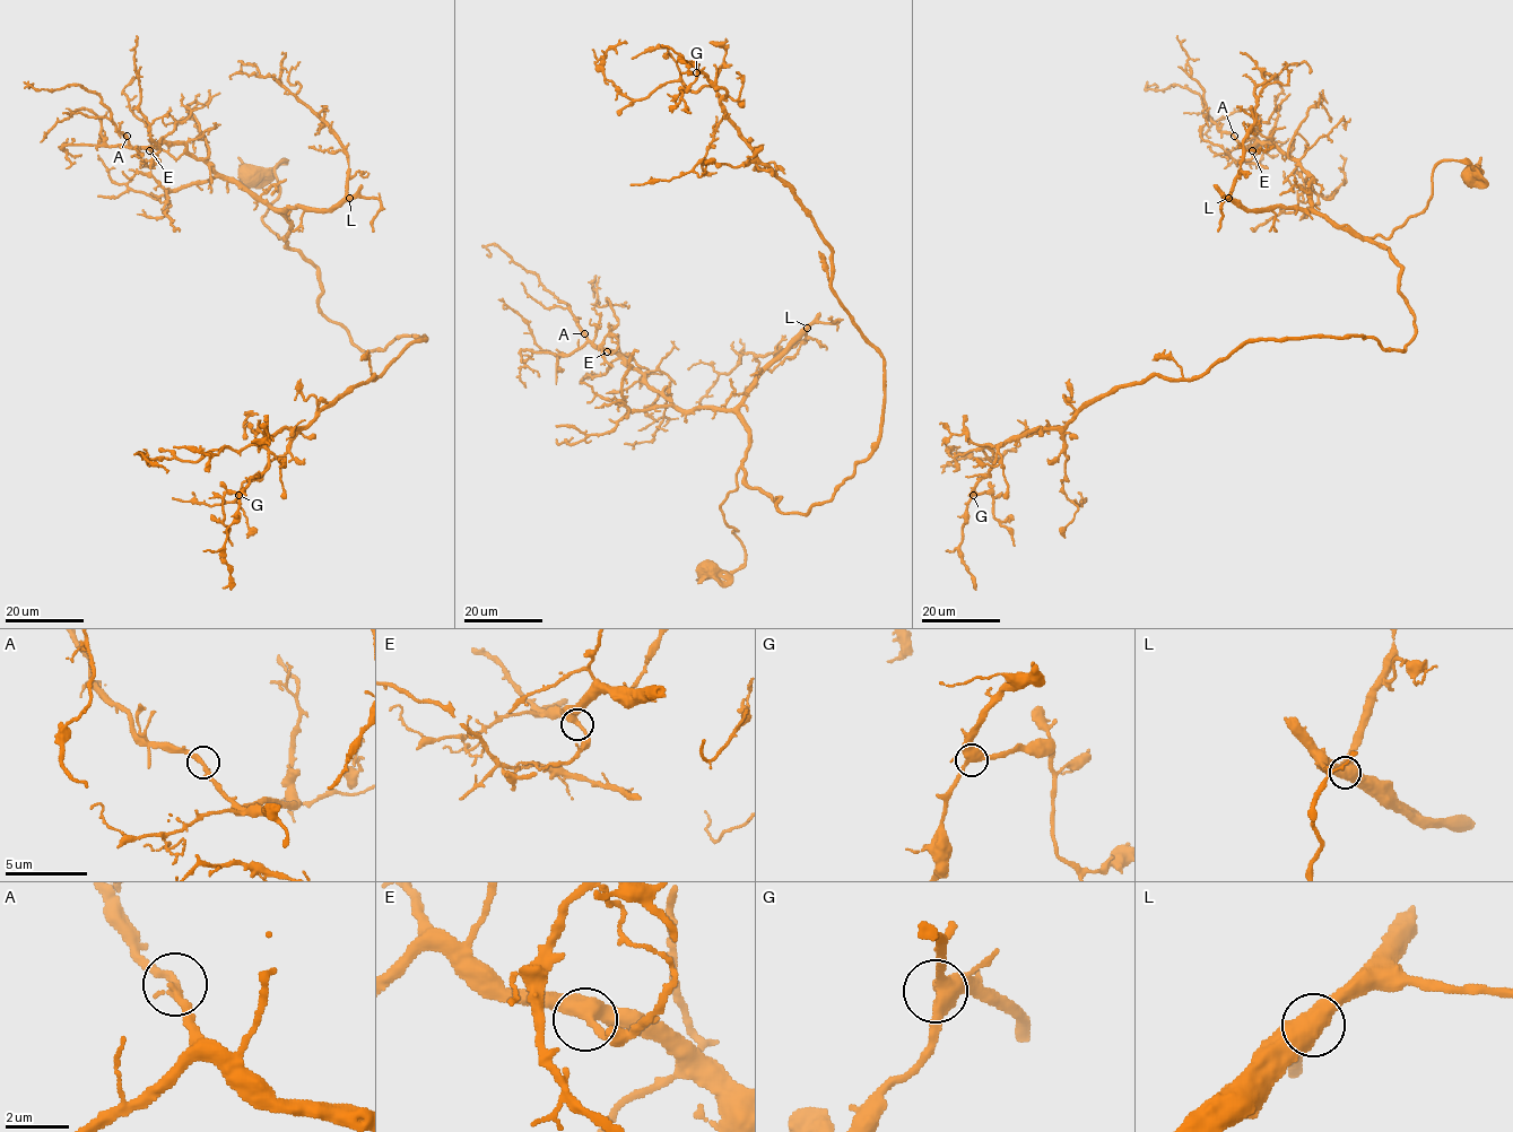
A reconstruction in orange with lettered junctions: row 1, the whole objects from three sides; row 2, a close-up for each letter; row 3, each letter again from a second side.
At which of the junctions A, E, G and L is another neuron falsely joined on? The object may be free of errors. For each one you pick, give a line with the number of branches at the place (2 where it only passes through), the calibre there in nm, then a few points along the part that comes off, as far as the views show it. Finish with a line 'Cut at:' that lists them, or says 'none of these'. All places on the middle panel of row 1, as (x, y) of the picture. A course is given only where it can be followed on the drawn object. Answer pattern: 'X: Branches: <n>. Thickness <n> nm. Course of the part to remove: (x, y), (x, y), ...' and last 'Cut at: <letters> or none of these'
Cut at: none of these

